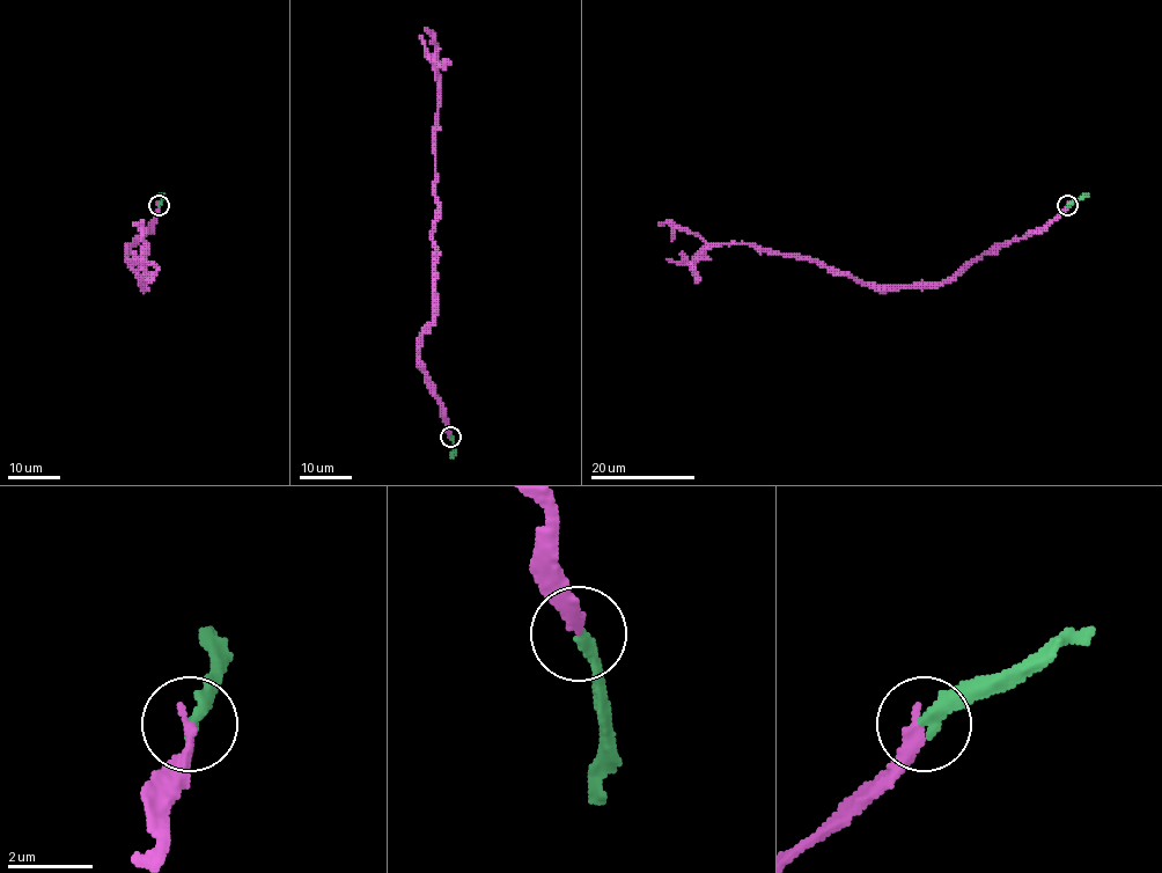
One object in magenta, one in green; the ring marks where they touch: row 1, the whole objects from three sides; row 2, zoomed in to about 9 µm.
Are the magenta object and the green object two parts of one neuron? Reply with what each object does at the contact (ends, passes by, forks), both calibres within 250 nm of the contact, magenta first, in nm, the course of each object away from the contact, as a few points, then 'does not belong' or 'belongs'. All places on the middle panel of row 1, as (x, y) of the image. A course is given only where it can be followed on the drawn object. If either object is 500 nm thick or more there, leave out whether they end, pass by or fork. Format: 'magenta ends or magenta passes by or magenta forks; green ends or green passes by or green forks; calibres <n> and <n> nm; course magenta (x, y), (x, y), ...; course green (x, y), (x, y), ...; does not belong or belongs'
magenta ends; green ends; calibres 240 and 260 nm; course magenta (450, 438), (440, 398), (419, 359), (419, 336), (433, 317), (436, 215), (436, 45), (424, 28); course green (450, 438), (453, 459); belongs

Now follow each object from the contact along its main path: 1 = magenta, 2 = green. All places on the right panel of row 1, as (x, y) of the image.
1: (1068, 205), (1047, 227), (984, 251), (948, 279), (882, 287), (799, 256), (738, 243), (708, 244), (659, 221)
2: (1068, 205), (1089, 193)

